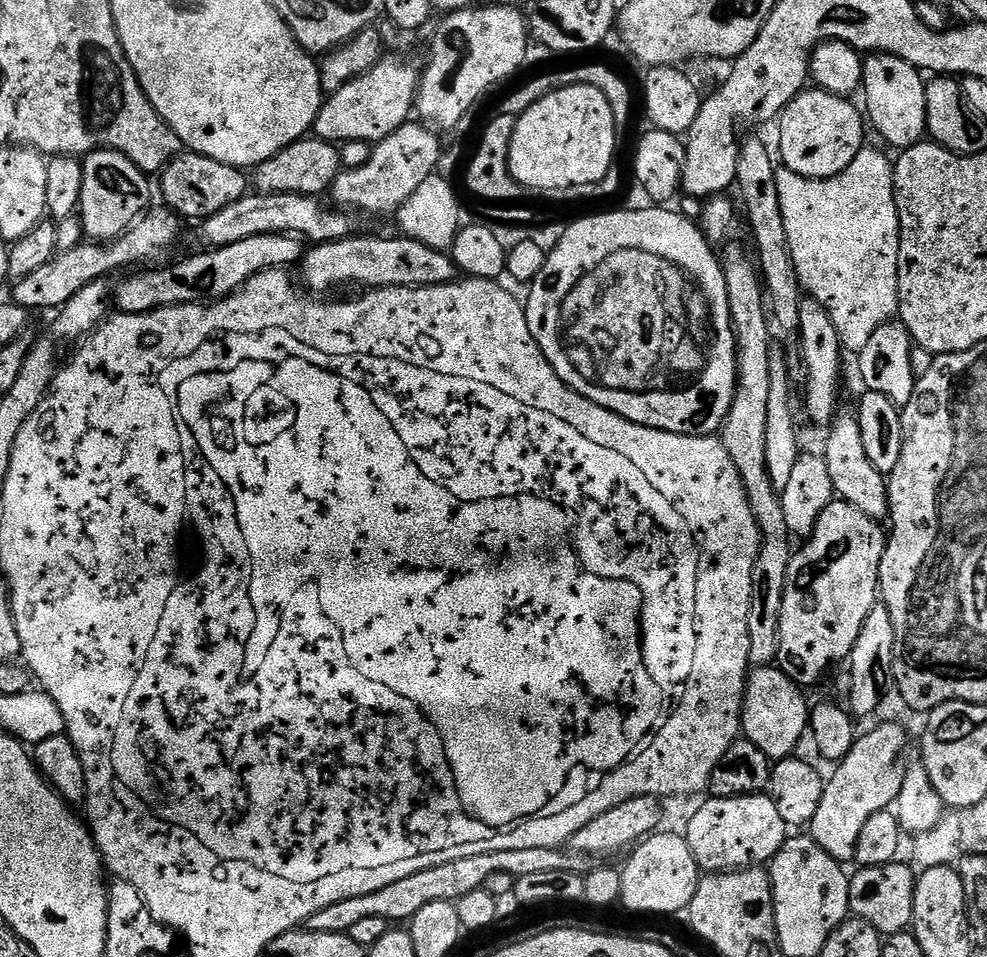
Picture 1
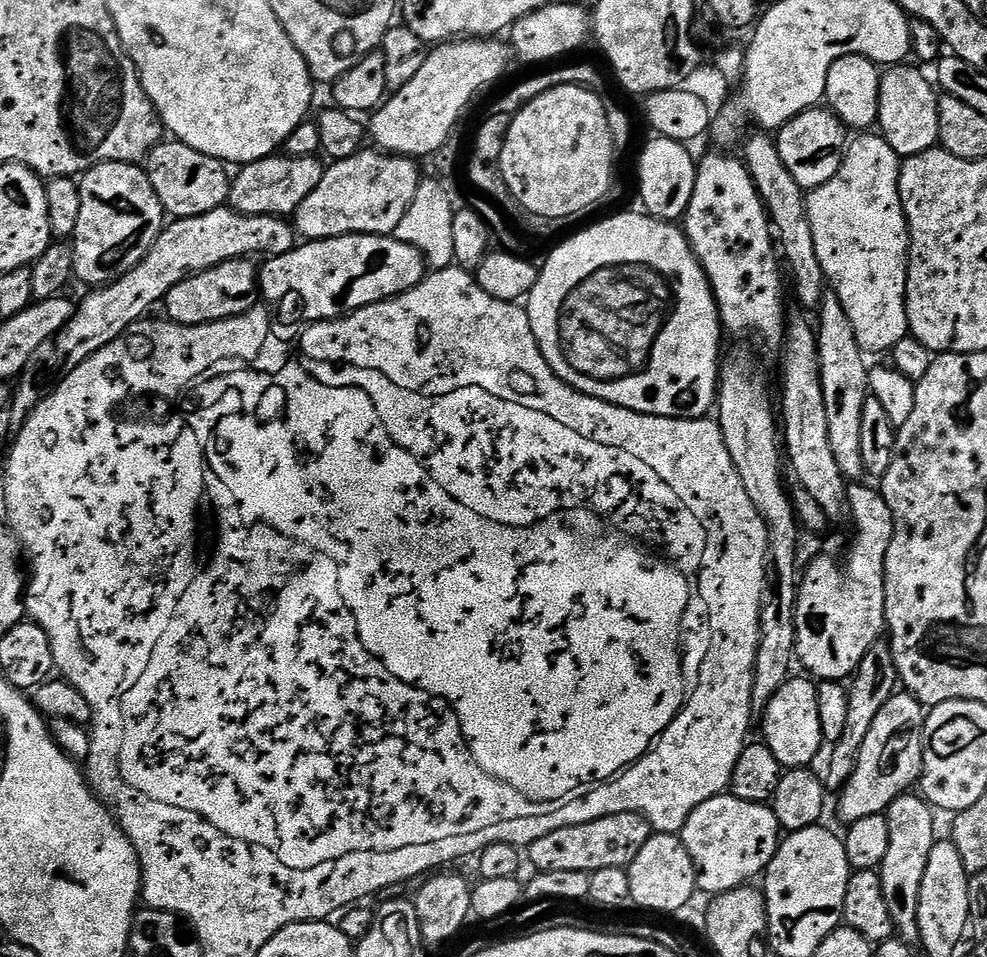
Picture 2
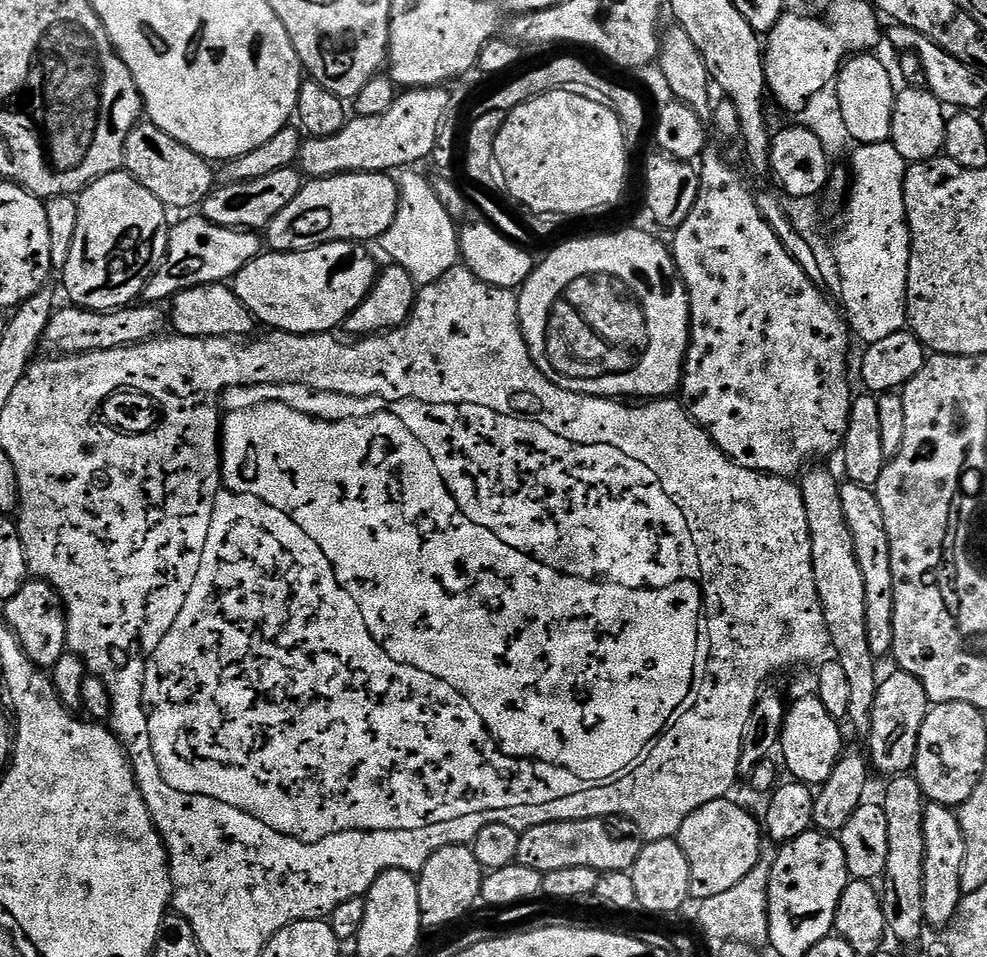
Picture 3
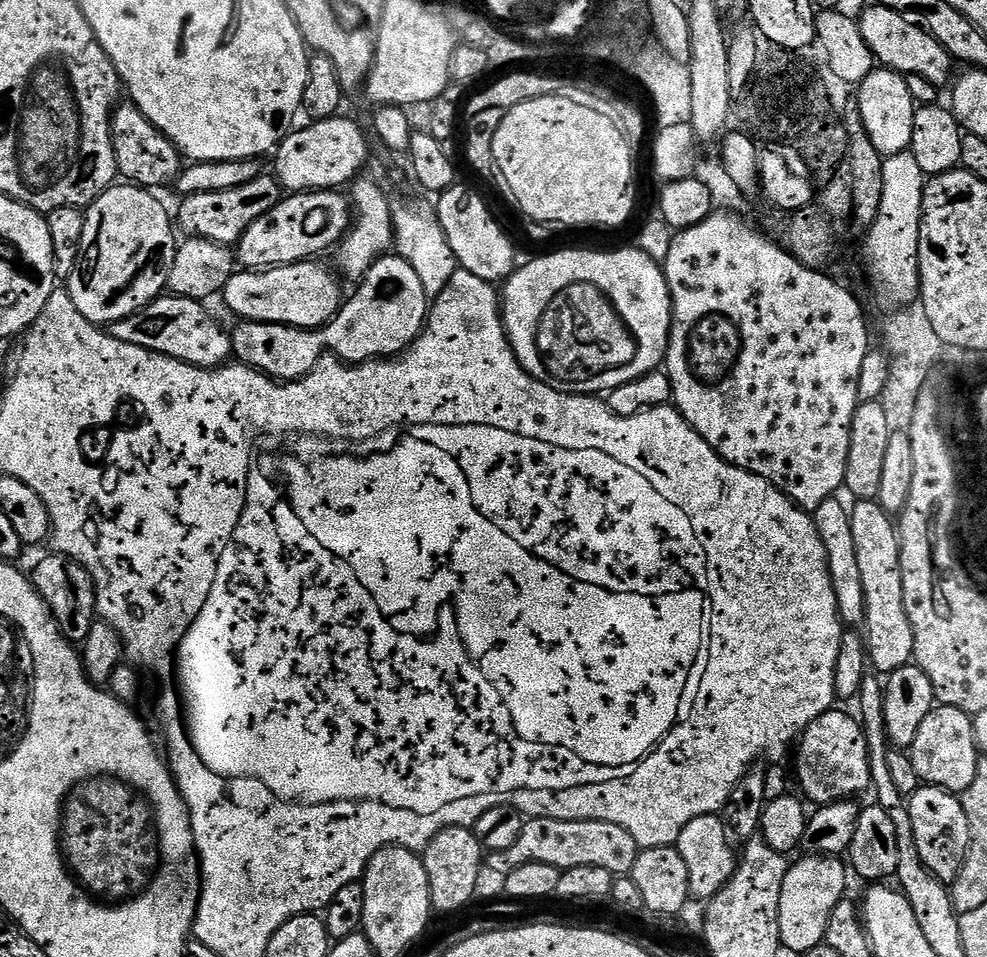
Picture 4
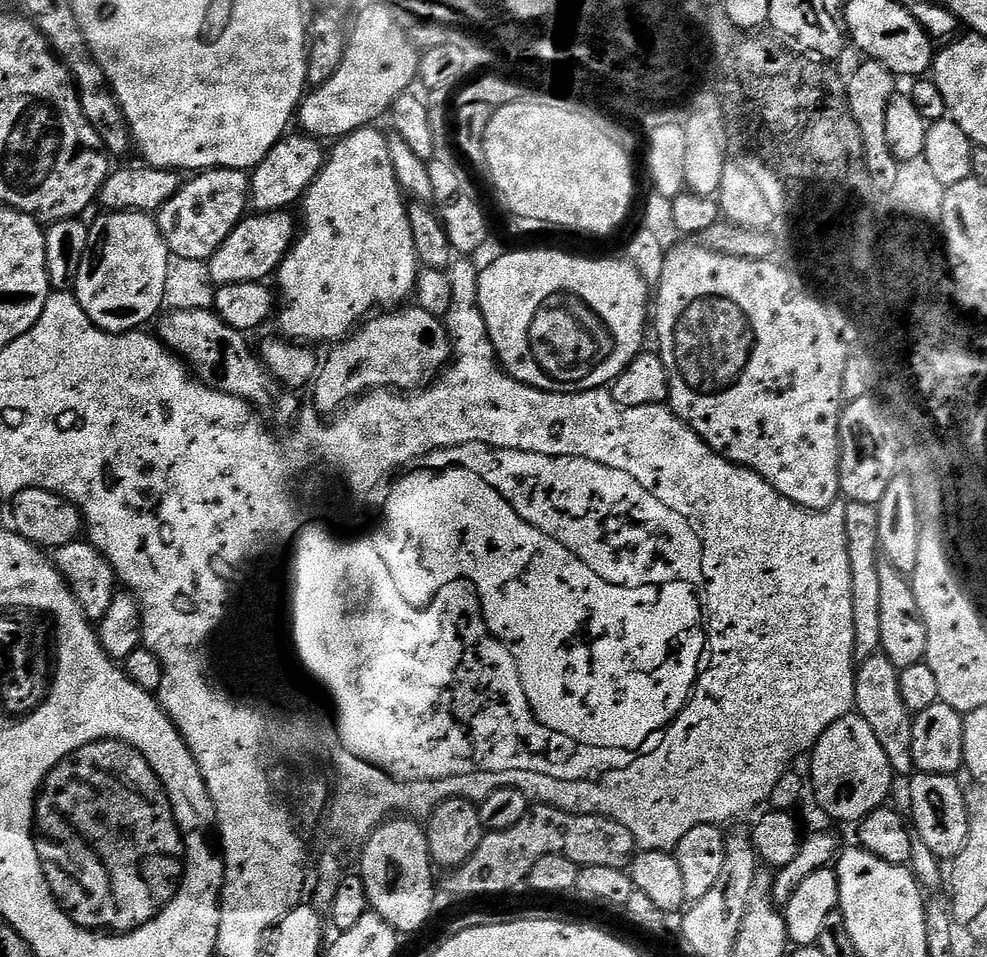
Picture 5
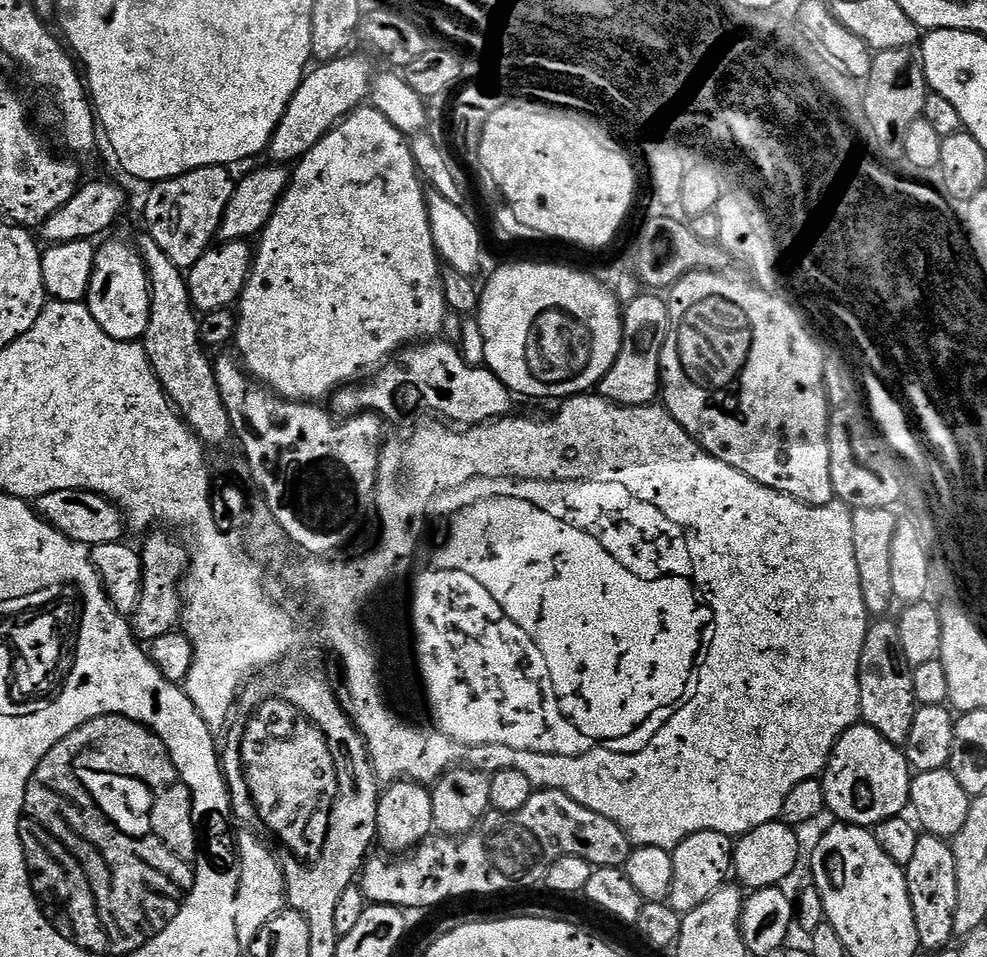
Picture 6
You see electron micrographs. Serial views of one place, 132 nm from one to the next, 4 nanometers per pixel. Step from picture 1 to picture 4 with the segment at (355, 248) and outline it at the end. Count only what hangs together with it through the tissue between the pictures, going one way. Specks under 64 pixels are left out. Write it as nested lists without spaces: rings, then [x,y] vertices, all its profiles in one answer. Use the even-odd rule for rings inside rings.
[[[311,260],[270,269],[238,270],[233,273],[230,282],[226,282],[222,293],[224,304],[240,320],[274,322],[295,328],[319,330],[336,317],[336,311],[342,303],[342,295],[340,296],[341,277],[339,275],[333,276],[330,269],[318,263],[320,262]]]

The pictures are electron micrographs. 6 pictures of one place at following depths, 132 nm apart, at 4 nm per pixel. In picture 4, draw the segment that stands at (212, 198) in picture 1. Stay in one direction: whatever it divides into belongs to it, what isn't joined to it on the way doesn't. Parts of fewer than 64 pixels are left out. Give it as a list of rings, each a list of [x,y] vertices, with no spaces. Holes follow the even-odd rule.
[[[117,103],[112,113],[112,145],[116,171],[125,181],[141,188],[160,190],[156,188],[162,187],[163,184],[175,185],[176,179],[180,176],[182,167],[180,149],[173,144],[170,137],[162,134],[162,130],[152,125],[150,118],[142,114],[137,104]]]

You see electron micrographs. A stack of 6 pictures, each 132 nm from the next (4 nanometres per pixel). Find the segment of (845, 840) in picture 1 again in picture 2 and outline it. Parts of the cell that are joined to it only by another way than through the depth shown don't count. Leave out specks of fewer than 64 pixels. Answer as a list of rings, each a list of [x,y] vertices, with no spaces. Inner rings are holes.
[[[897,694],[878,710],[878,718],[870,725],[866,742],[858,754],[858,766],[854,774],[839,791],[840,816],[845,825],[862,818],[887,813],[888,807],[908,788],[919,781],[924,773],[924,721],[925,705],[907,694]]]

